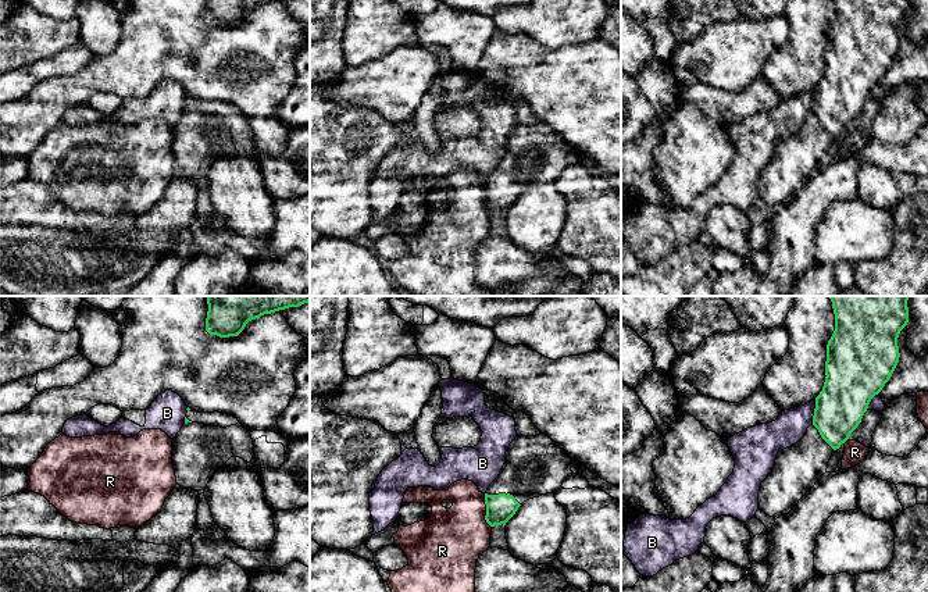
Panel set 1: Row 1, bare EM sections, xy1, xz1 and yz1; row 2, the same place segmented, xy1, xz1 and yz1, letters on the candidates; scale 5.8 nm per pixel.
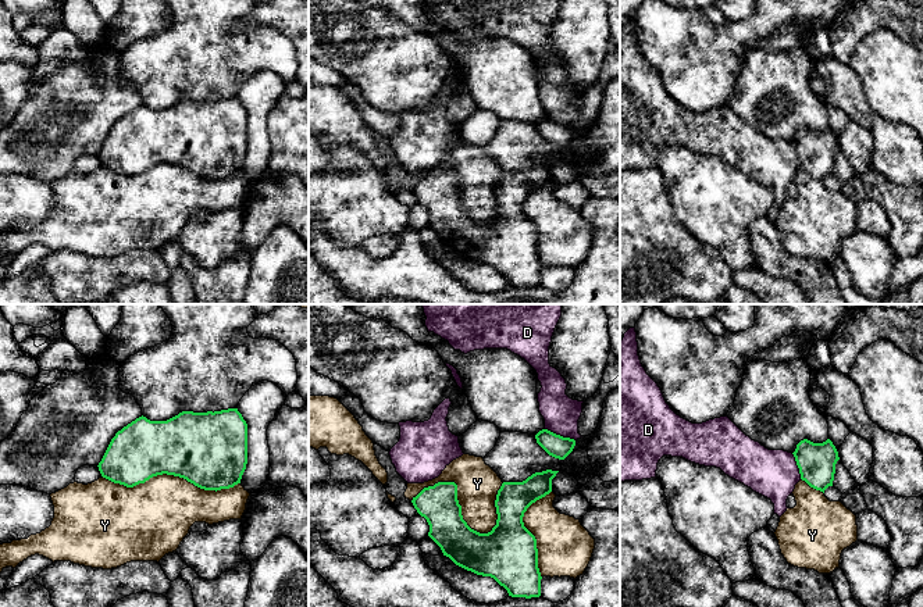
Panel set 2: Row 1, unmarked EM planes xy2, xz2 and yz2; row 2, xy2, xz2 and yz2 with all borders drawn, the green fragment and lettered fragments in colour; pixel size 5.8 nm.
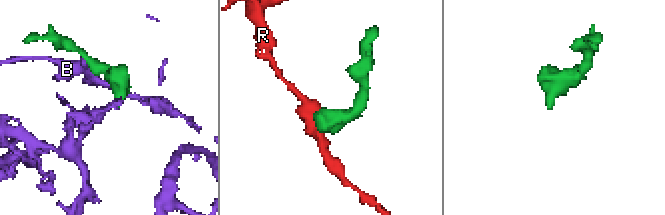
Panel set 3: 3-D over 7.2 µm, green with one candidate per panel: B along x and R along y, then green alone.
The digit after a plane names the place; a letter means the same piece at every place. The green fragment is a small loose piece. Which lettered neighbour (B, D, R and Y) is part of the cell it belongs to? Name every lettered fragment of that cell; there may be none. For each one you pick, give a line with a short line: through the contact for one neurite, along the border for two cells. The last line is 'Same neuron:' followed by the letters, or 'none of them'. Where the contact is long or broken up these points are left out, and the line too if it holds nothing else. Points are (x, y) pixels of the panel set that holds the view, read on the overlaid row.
Same neuron: none of them

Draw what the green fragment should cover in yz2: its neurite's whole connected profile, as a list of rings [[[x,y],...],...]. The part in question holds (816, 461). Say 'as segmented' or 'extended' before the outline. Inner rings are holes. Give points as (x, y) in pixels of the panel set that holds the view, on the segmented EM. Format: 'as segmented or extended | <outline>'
as segmented | [[[808,439],[801,440],[792,453],[799,468],[801,479],[810,488],[824,490],[833,486],[835,464],[840,460],[833,442],[813,443]]]

